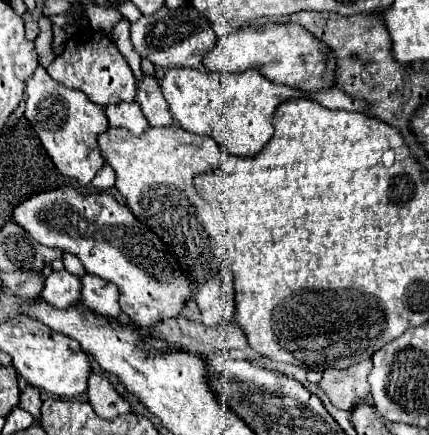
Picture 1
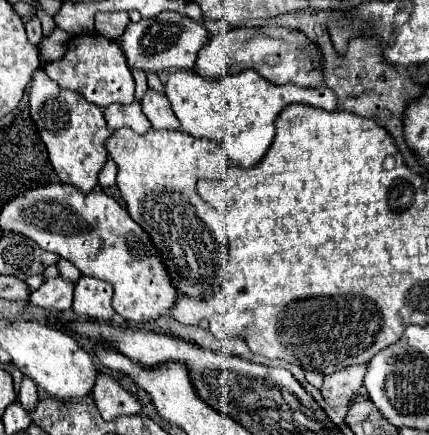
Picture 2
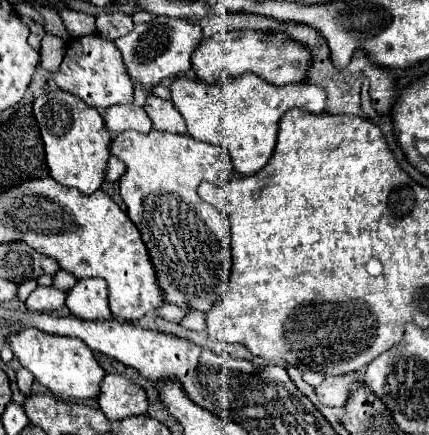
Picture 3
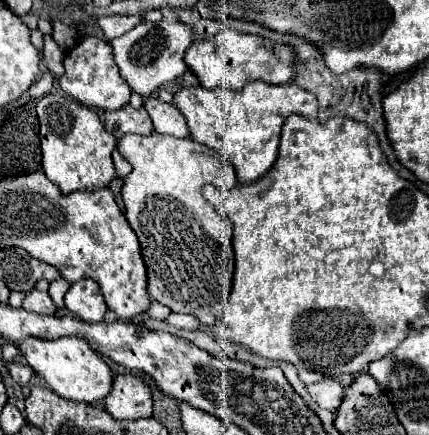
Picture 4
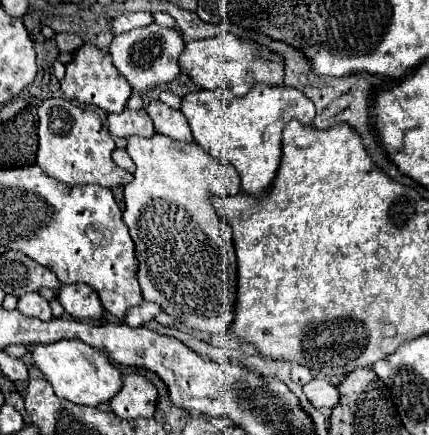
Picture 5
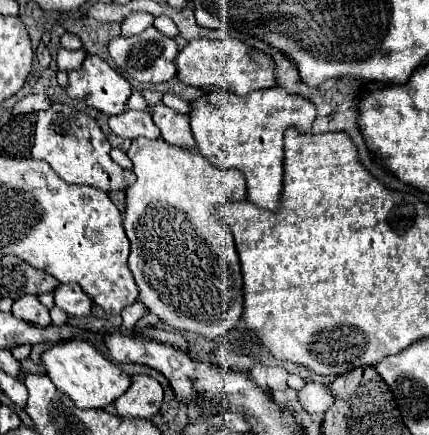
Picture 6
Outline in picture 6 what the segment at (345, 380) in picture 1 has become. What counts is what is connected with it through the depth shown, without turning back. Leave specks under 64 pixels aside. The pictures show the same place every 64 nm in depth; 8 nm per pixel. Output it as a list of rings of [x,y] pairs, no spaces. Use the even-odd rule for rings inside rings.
[[[308,382],[300,392],[298,400],[308,414],[324,414],[332,406],[332,396],[324,384]]]

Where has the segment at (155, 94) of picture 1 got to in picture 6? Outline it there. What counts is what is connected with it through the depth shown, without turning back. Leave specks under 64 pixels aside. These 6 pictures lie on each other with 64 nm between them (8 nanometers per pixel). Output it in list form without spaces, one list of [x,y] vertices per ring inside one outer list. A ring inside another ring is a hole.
[[[156,104],[152,108],[152,118],[170,146],[196,150],[196,140],[190,132],[190,118],[186,114],[178,114],[164,104]]]

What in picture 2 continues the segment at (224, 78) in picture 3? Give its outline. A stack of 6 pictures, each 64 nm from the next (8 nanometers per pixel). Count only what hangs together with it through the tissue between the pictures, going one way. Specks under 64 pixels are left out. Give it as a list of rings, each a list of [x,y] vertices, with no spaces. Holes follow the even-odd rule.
[[[262,26],[262,28],[234,28],[224,34],[218,34],[206,42],[198,52],[196,72],[204,80],[222,78],[228,74],[240,74],[244,70],[256,70],[262,78],[272,84],[296,84],[296,86],[318,86],[320,68],[316,60],[310,60],[304,54],[304,36],[300,32],[288,32],[280,26]]]

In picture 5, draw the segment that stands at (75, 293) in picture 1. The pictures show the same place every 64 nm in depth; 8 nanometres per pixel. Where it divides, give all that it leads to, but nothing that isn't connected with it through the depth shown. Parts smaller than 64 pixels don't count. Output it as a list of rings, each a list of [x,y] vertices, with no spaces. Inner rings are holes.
[[[38,292],[24,294],[24,298],[18,300],[18,306],[16,308],[24,316],[34,316],[34,318],[40,318],[40,320],[50,320],[52,318],[50,304]]]

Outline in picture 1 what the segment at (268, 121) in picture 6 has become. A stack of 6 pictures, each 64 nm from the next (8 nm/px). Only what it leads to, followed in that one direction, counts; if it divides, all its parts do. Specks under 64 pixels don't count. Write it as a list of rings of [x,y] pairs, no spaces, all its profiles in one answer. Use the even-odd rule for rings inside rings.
[[[170,68],[166,70],[164,80],[160,82],[162,94],[170,104],[170,112],[178,126],[182,126],[186,132],[200,134],[200,136],[210,136],[226,154],[232,156],[244,156],[252,158],[256,156],[272,138],[274,126],[272,126],[272,116],[278,104],[290,98],[310,98],[322,104],[324,108],[330,110],[360,110],[344,92],[338,88],[326,88],[318,90],[314,94],[302,92],[298,88],[290,86],[280,86],[264,78],[260,72],[246,70],[238,74],[212,74],[194,68]]]

